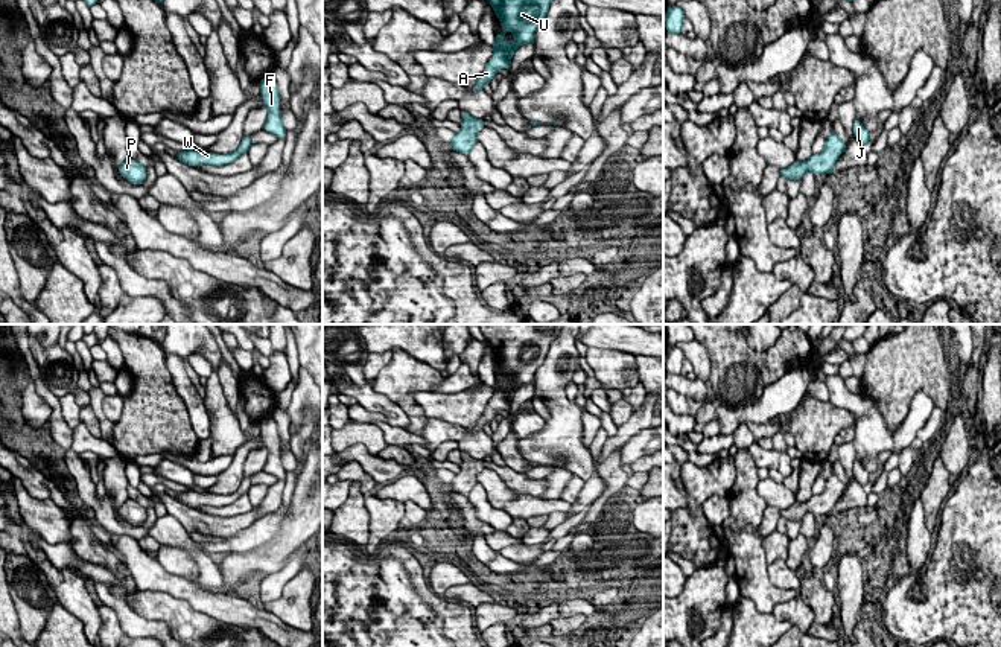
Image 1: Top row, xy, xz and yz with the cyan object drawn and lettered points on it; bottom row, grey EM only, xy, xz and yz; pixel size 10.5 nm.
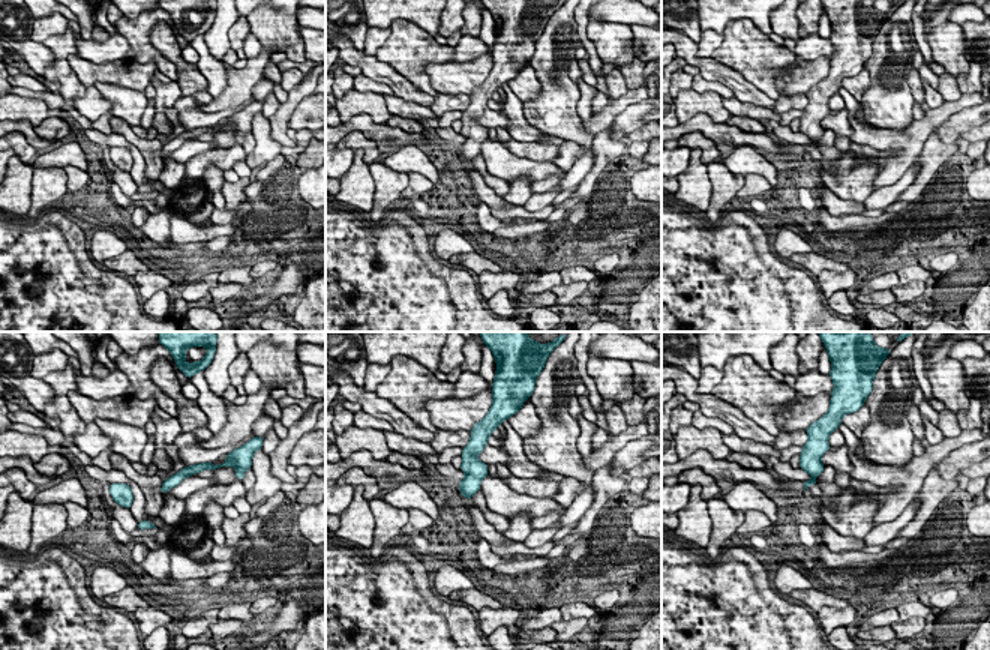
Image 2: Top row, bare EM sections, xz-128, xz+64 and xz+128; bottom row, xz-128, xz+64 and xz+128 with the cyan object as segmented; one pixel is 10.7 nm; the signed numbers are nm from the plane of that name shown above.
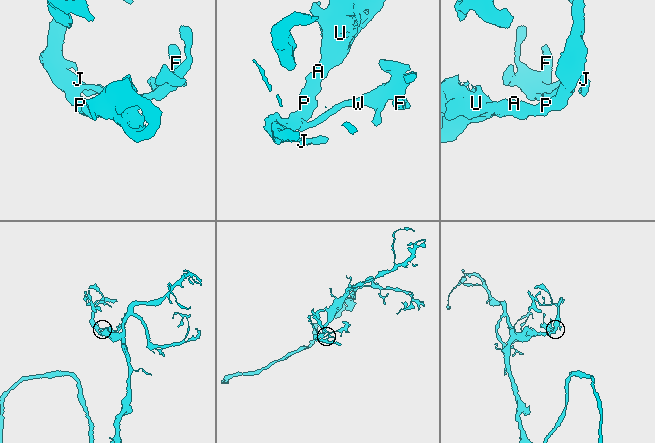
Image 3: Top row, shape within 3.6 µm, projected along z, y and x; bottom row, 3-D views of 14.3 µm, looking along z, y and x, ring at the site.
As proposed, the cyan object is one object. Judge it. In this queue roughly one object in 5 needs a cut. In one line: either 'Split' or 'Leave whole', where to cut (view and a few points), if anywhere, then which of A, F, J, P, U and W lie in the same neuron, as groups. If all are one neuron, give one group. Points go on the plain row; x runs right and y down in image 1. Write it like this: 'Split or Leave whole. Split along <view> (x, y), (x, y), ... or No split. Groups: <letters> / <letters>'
Leave whole. No split. Groups: A F J P U W

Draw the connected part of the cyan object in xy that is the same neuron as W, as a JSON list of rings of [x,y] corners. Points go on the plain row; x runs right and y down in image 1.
[[[245,476],[239,486],[239,489],[227,496],[218,496],[218,495],[211,495],[210,492],[207,493],[198,493],[193,490],[189,492],[181,492],[178,493],[176,499],[186,505],[190,507],[199,507],[199,505],[213,505],[213,507],[222,507],[222,505],[228,505],[233,504],[236,499],[239,499],[243,493],[248,493],[251,487],[251,478]]]

